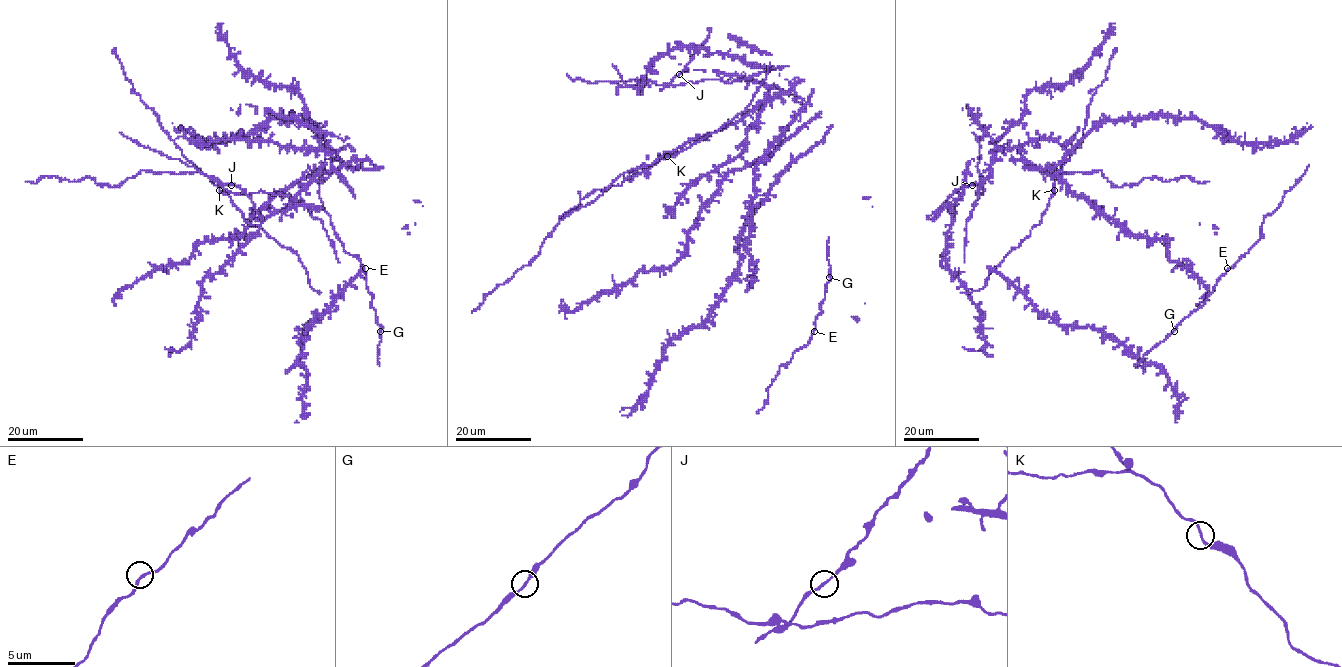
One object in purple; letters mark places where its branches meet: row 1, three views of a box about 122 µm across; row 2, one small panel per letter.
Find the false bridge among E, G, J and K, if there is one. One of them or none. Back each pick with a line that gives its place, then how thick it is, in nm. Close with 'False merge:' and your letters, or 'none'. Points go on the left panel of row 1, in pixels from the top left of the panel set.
False merge: none

